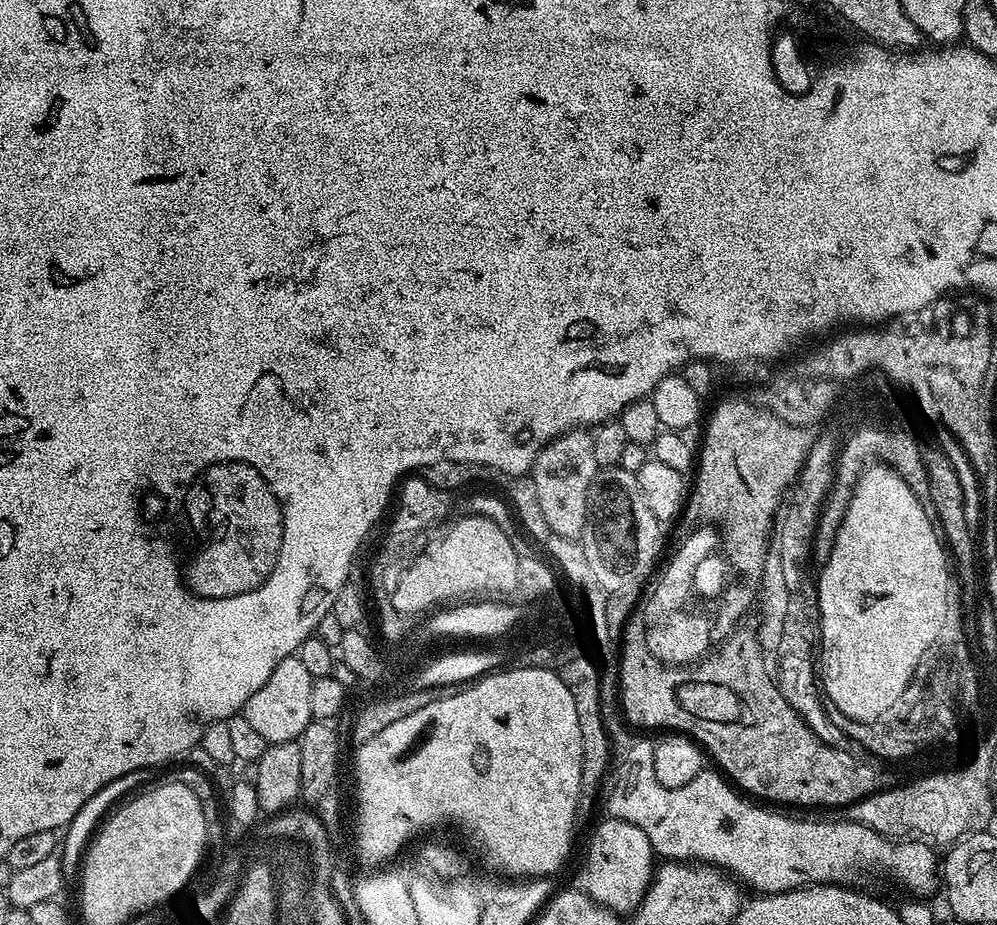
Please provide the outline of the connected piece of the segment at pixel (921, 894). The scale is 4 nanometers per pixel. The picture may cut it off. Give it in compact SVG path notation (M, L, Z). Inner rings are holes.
M639 738L633 739L632 745L628 748L628 751L623 753L622 760L624 760L624 765L620 768L620 777L616 780L616 785L612 788L612 793L608 796L608 812L607 815L611 817L613 820L625 820L626 822L634 822L634 826L638 826L638 830L642 830L642 834L646 834L646 838L650 838L650 846L652 847L653 853L657 857L663 858L665 861L668 862L699 862L702 864L710 864L713 868L721 869L729 874L731 874L741 885L747 886L749 884L750 887L753 888L753 893L756 894L771 894L774 892L789 892L790 890L794 890L795 888L803 888L809 884L843 884L845 886L851 885L852 881L852 872L869 872L872 876L889 876L892 880L897 880L898 883L901 884L902 887L905 888L905 893L911 894L913 897L916 898L928 898L931 897L931 892L938 888L938 856L937 853L934 851L931 844L923 844L922 842L918 842L917 840L902 840L899 838L893 838L890 836L883 836L881 832L875 832L874 830L870 830L866 826L862 826L861 824L855 824L853 820L849 820L847 818L841 818L841 820L795 820L792 816L783 816L783 811L780 810L773 810L771 807L768 806L761 806L759 803L753 802L747 795L741 794L719 771L713 770L705 770L698 774L698 778L694 778L694 782L686 782L686 786L678 786L677 788L667 788L666 786L662 786L662 782L658 782L658 778L654 774L654 750L656 749L655 743L650 739L648 740L639 740Z

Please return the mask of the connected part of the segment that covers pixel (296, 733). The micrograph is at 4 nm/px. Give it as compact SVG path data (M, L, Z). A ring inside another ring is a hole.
M287 656L274 666L274 674L266 678L266 682L259 690L254 690L250 698L244 703L242 714L262 738L266 738L268 744L290 743L299 741L300 736L306 730L306 726L312 723L312 711L310 710L310 686L313 676L310 670L298 657Z

